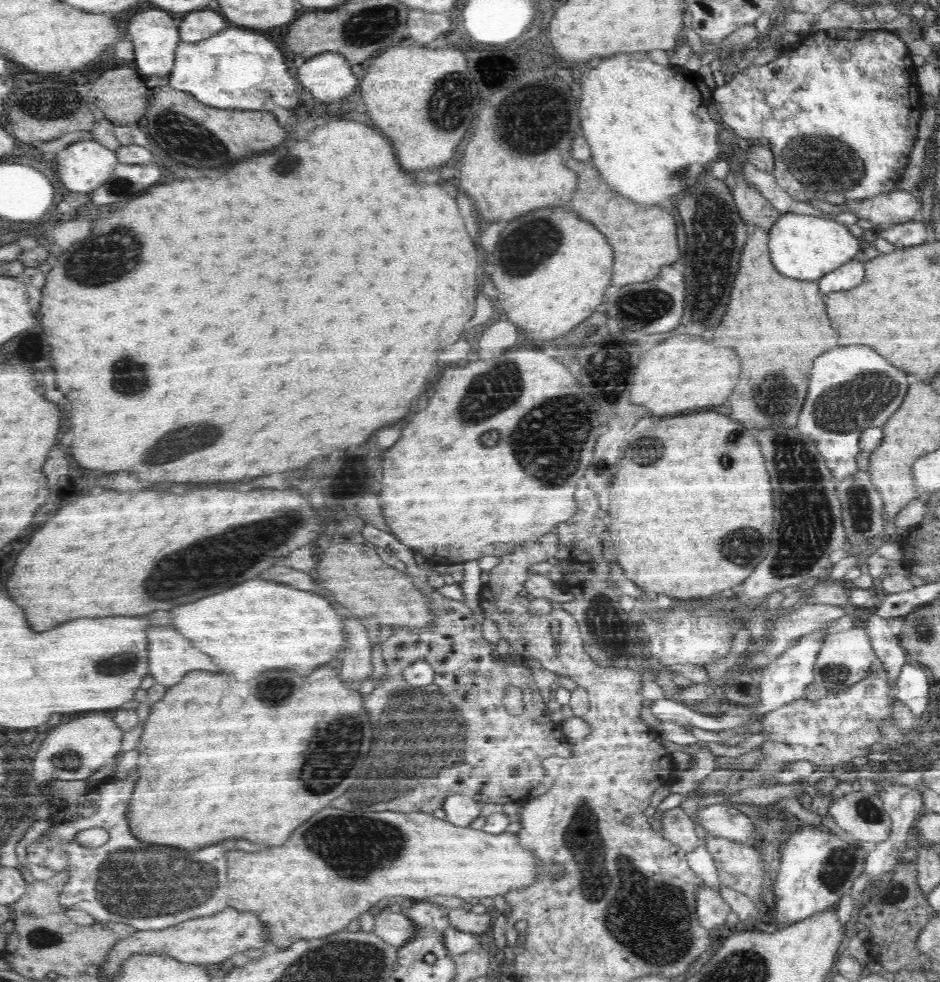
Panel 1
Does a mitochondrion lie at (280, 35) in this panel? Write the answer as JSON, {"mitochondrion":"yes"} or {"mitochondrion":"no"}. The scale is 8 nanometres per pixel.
{"mitochondrion":"no"}

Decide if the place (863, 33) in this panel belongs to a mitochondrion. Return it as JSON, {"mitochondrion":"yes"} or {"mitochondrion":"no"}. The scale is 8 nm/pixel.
{"mitochondrion":"no"}

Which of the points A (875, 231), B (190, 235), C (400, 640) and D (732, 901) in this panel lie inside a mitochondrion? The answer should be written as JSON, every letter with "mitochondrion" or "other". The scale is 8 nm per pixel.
{"A":"other","B":"other","C":"other","D":"other"}

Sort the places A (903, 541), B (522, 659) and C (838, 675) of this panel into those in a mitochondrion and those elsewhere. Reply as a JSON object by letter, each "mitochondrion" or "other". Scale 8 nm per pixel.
{"A":"other","B":"other","C":"mitochondrion"}

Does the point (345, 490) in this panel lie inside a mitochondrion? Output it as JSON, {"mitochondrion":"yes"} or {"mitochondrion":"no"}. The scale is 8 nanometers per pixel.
{"mitochondrion":"no"}

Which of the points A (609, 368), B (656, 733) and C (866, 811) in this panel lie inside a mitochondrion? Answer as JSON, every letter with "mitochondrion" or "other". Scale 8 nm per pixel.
{"A":"mitochondrion","B":"other","C":"mitochondrion"}

